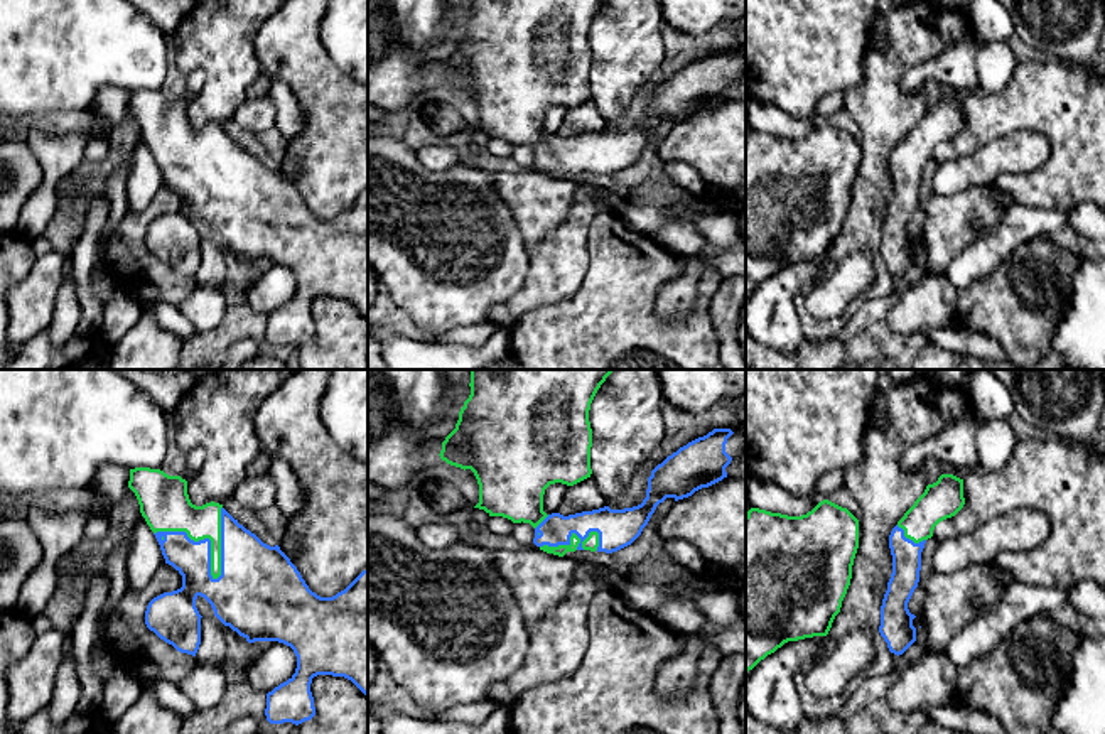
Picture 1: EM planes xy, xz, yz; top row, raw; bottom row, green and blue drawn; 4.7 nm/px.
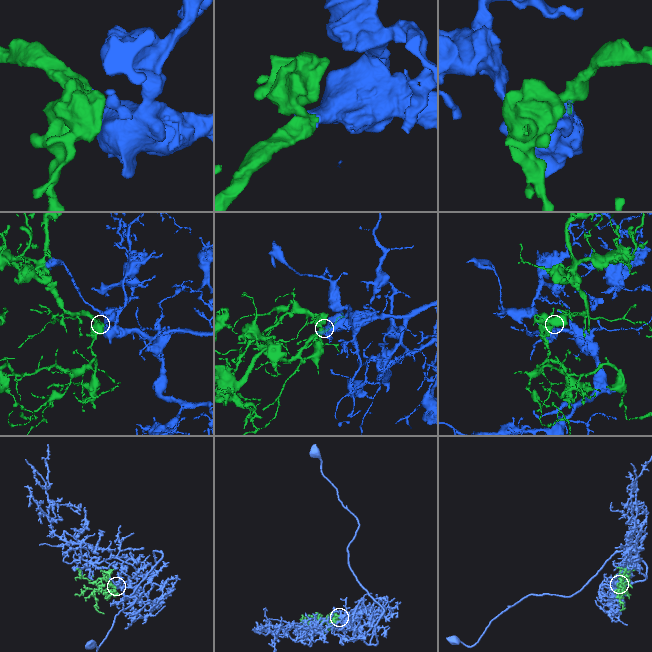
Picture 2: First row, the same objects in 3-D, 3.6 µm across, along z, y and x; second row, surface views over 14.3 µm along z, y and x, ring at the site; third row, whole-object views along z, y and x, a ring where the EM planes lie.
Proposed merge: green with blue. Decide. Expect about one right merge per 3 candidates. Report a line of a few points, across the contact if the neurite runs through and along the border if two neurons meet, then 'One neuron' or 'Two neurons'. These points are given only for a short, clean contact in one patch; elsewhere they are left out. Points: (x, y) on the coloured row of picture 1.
One neuron

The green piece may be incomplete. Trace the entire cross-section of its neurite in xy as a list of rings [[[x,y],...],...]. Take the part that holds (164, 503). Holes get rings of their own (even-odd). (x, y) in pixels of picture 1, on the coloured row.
[[[130,469],[128,488],[135,493],[140,513],[154,532],[165,564],[182,575],[182,587],[154,597],[145,611],[145,624],[160,640],[177,651],[196,656],[201,645],[201,614],[196,599],[204,597],[214,616],[243,636],[248,643],[278,641],[290,646],[297,656],[295,673],[267,694],[265,715],[270,724],[292,722],[295,726],[315,715],[310,692],[312,678],[317,675],[344,677],[368,697],[368,569],[363,570],[344,591],[332,597],[321,597],[309,589],[297,567],[278,545],[263,543],[255,533],[238,523],[219,503],[196,506],[187,494],[187,481],[169,476],[160,469]]]

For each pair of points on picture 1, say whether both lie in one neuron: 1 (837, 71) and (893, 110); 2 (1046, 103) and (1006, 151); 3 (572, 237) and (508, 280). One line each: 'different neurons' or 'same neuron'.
1: different neurons
2: different neurons
3: different neurons

